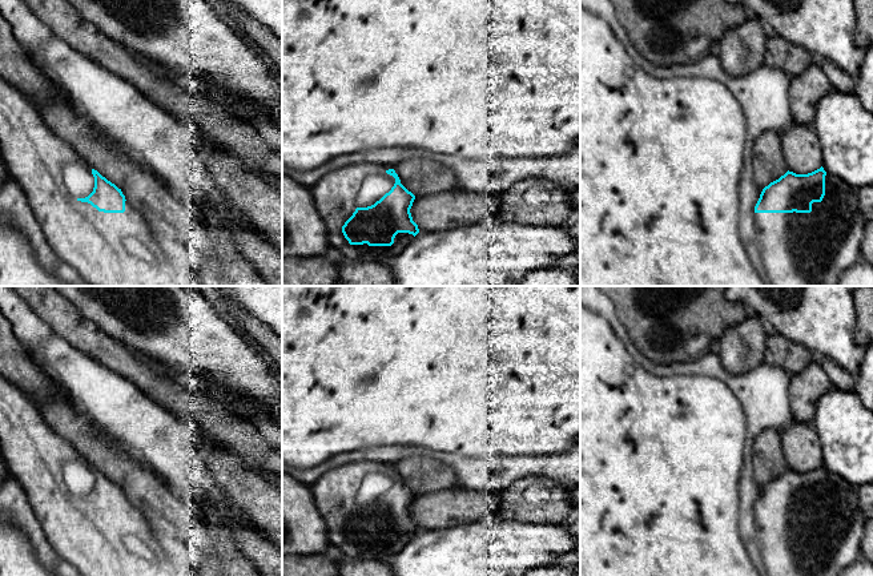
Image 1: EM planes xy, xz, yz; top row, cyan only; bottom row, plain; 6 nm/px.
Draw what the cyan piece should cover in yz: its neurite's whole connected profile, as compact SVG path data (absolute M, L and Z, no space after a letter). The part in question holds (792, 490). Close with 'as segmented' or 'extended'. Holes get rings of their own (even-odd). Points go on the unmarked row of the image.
M822 464L808 472L788 468L763 487L755 511L768 576L840 576L862 556L866 517L858 503L858 491Z; extended

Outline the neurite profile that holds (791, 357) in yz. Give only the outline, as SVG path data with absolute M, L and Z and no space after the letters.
M769 329L767 335L769 360L793 376L816 358L808 349Z

